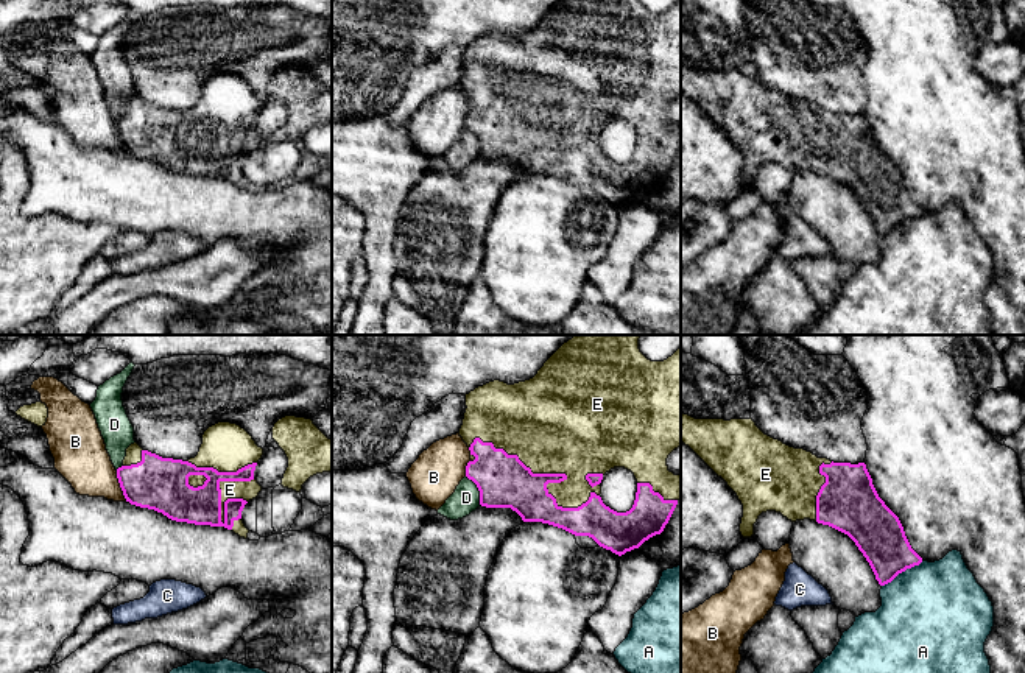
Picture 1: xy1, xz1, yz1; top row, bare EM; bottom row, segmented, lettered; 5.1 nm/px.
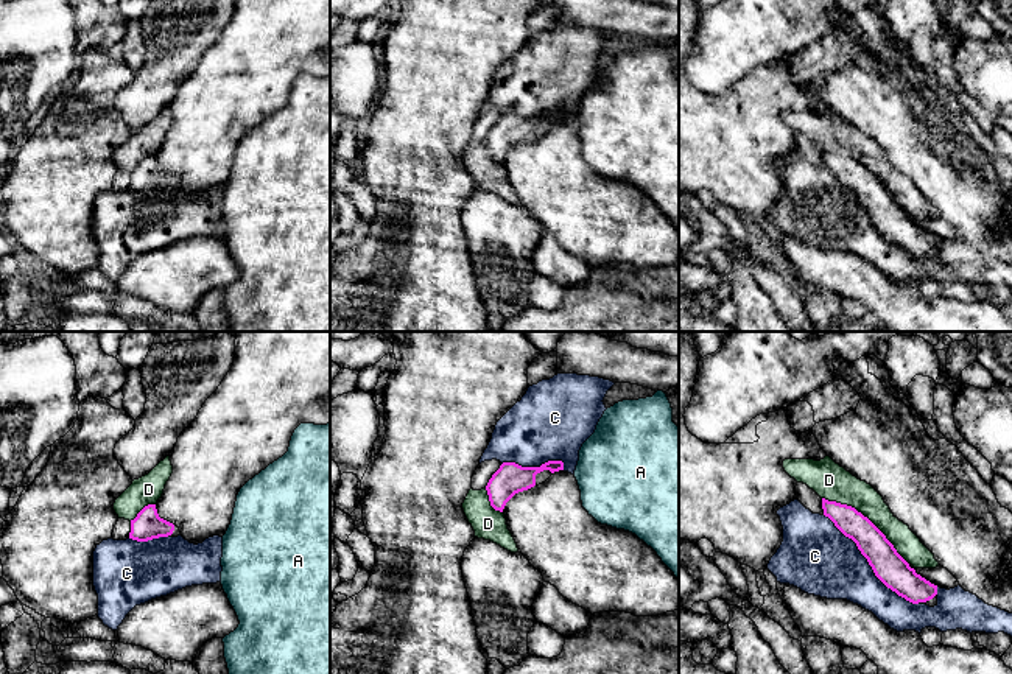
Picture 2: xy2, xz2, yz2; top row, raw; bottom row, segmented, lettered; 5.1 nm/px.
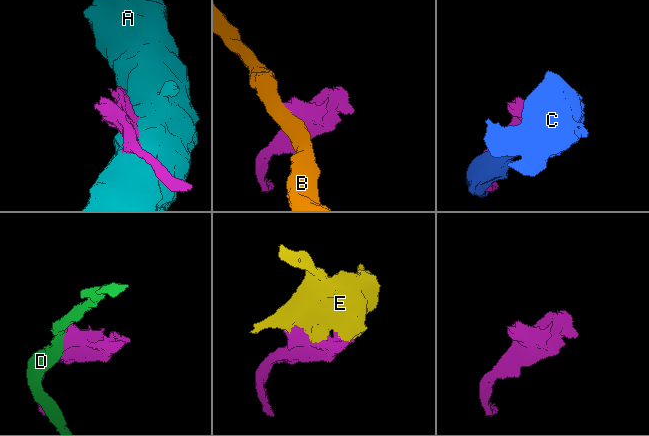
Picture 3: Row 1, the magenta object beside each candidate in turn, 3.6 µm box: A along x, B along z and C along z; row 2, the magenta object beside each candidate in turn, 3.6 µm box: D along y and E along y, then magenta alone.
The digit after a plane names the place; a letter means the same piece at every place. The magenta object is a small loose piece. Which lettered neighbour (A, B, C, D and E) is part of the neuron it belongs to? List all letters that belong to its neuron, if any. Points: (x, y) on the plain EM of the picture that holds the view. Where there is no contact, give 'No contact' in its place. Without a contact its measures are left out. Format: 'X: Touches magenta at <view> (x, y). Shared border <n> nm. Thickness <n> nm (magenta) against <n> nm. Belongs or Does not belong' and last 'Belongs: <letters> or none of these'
A: Touches magenta at yz1 (902, 221). Shared border 260 nm. Thickness 260 nm (magenta) against 480 nm. Does not belong
B: Touches magenta at xy1 (120, 137). Shared border 170 nm. Thickness 280 nm (magenta) against 280 nm. Does not belong
C: Touches magenta at yz2 (869, 215). Shared border 700 nm. Thickness 170 nm (magenta) against 360 nm. Does not belong
D: Touches magenta at yz2 (867, 170). Shared border 550 nm. Thickness 160 nm (magenta) against 180 nm. Does not belong
E: Touches magenta at xz1 (558, 125). Shared border 700 nm. Thickness 240 nm (magenta) against 500 nm. Belongs
Belongs: E

